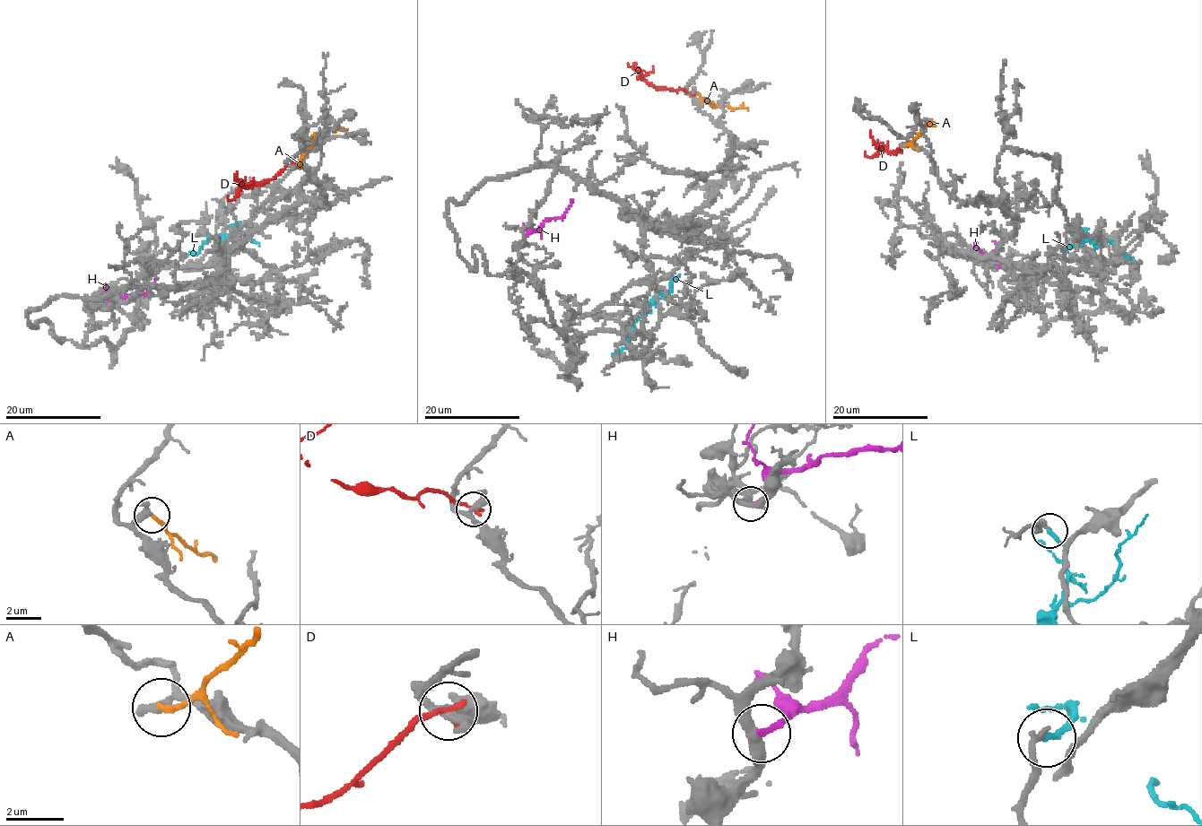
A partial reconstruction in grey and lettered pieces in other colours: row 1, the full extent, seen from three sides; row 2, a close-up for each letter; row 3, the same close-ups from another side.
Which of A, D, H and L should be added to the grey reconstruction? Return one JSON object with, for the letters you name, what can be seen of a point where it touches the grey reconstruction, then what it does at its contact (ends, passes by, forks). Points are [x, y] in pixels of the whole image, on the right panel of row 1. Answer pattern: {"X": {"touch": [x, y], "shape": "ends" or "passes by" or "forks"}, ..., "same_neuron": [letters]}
{"L": {"touch": [1069, 231], "shape": "ends"}, "same_neuron": ["L"]}

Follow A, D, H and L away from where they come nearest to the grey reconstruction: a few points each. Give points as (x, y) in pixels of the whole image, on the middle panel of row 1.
A: (695, 91), (718, 106), (748, 109)
D: (691, 93), (679, 88), (675, 91), (650, 85), (628, 64)
H: (526, 236), (546, 220), (561, 217), (572, 201)
L: (653, 279), (657, 296), (636, 322), (627, 336), (627, 343), (612, 355)

